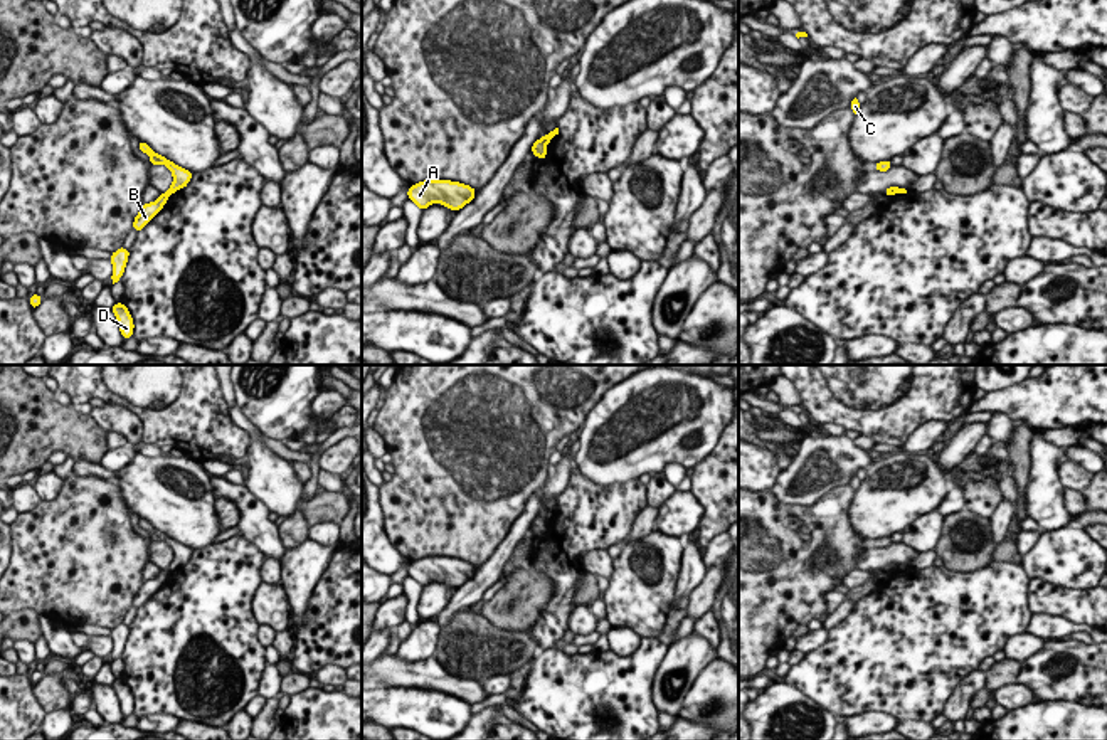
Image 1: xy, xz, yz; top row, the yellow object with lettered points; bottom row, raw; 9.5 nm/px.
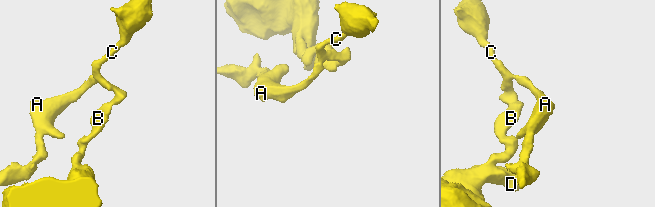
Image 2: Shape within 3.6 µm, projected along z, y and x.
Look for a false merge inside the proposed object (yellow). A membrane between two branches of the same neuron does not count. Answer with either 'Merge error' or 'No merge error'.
Merge error

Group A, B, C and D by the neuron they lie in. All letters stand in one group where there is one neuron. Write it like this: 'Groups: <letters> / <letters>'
Groups: A C / B D

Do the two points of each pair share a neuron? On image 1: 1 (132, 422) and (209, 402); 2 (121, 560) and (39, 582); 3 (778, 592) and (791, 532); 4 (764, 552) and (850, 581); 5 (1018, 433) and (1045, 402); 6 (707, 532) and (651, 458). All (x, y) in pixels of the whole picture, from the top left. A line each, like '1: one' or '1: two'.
1: two
2: one
3: one
4: two
5: two
6: two

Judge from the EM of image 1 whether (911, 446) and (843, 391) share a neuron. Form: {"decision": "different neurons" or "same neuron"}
{"decision": "different neurons"}

